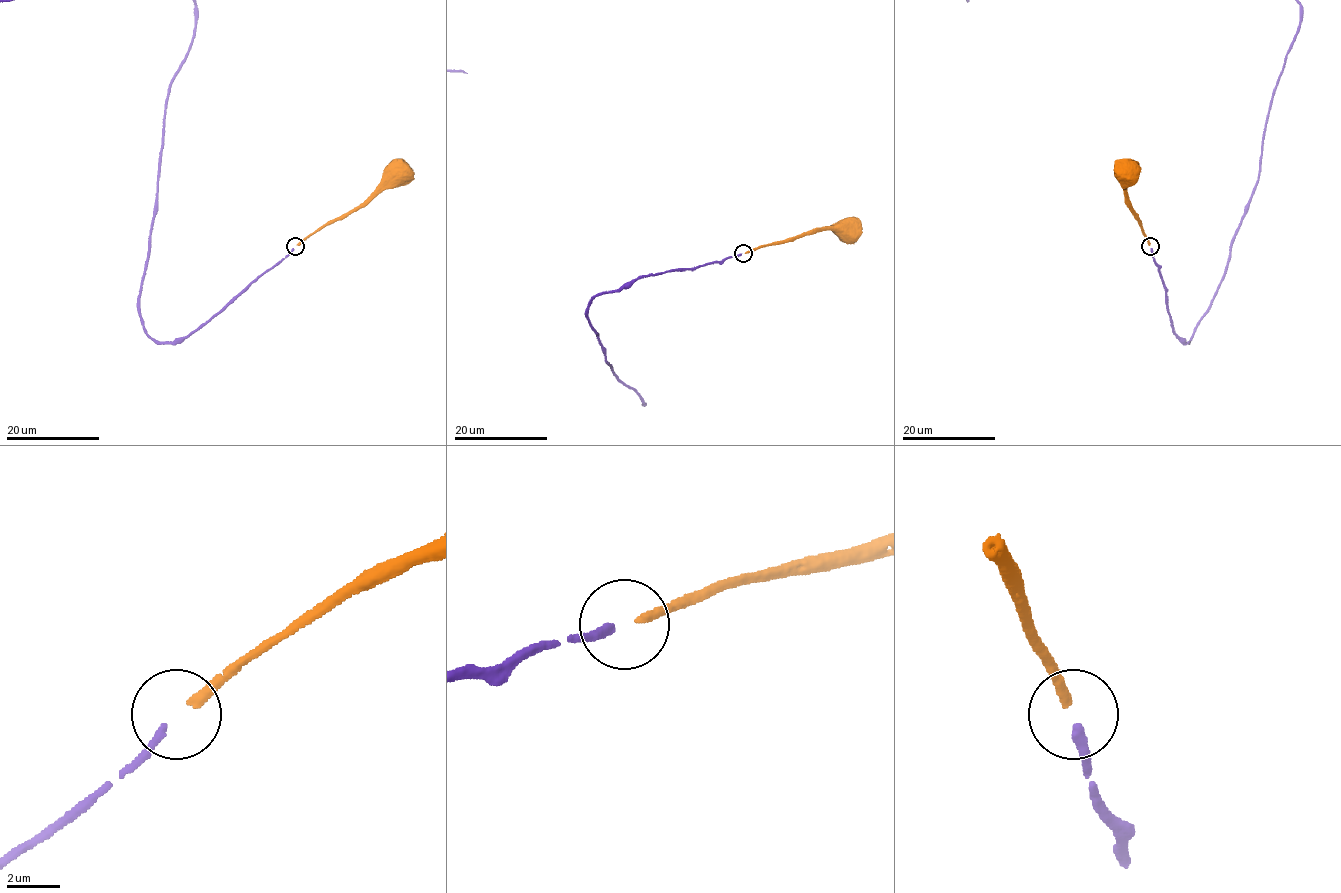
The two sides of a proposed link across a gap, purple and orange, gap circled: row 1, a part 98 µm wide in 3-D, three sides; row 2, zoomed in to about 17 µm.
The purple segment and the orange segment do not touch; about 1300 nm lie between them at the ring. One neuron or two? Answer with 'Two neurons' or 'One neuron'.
One neuron

